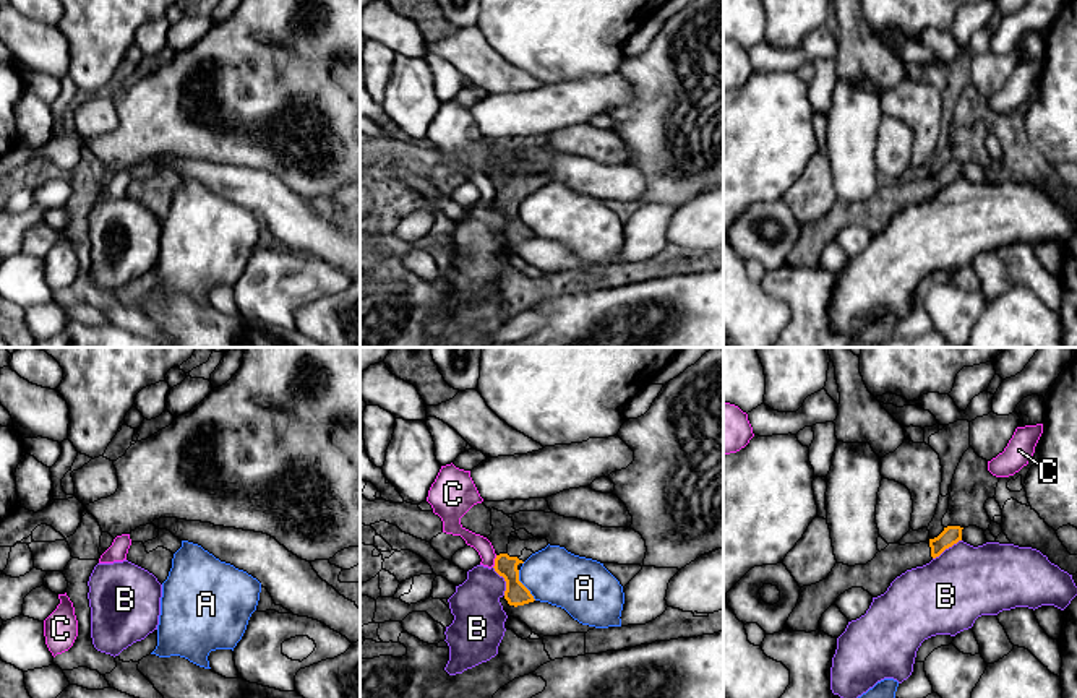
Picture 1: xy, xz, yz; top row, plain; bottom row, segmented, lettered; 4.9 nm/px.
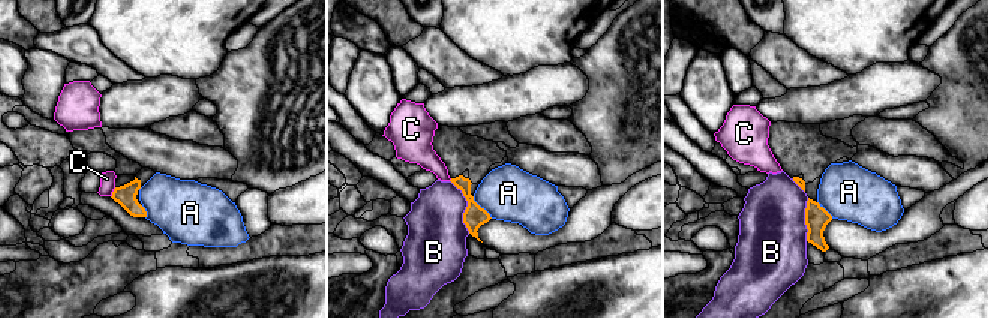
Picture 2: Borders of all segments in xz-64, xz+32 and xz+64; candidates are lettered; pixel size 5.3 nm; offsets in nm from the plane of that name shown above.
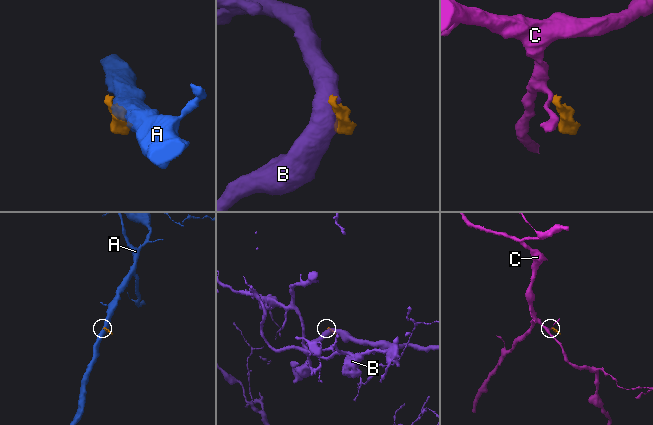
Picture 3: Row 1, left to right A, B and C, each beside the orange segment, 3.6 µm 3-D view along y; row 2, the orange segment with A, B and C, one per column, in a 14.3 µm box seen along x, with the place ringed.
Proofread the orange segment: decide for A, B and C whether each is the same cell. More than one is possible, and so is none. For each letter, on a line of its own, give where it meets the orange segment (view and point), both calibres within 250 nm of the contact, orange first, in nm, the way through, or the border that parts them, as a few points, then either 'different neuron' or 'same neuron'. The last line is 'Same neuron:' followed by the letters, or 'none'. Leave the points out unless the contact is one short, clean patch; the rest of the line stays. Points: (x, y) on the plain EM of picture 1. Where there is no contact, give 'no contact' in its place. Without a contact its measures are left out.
A: meets orange in xz at (523, 221); 110 nm thick on the orange side, 280 nm on the other; border along xz (518, 206), (518, 216), (536, 236); different neuron
B: meets orange in xz at (505, 216); 110 nm thick on the orange side, 260 nm on the other; different neuron
C: meets orange in xz at (495, 198); 110 nm thick on the orange side, 80 nm on the other; border along xz (497, 192), (493, 203); different neuron
Same neuron: none

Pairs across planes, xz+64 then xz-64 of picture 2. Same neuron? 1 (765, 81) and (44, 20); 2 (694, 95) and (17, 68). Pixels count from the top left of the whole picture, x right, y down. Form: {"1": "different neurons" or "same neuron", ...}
{"1": "same neuron", "2": "different neurons"}

